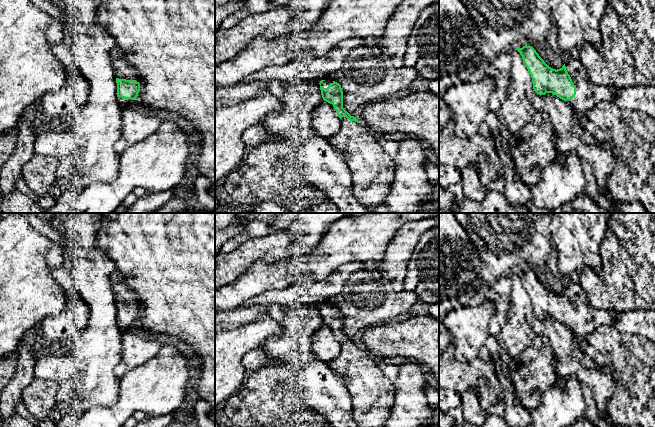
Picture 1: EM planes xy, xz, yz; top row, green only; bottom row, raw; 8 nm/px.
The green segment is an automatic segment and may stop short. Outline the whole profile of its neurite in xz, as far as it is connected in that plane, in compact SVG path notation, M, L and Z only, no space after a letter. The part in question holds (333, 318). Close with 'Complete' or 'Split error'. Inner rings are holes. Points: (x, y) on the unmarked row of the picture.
M320 305L321 319L324 325L333 329L341 343L339 356L329 362L334 372L341 376L353 399L353 417L359 427L385 427L395 401L395 387L375 363L362 351L358 343L343 332L343 315L335 305Z. Split error

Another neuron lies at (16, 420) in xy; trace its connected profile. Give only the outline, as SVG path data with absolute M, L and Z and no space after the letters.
M16 413L10 418L1 421L0 427L37 427L37 424Z

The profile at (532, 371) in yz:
M541 335L509 364L512 384L519 403L532 410L541 403L543 394L555 384L553 351L548 338Z

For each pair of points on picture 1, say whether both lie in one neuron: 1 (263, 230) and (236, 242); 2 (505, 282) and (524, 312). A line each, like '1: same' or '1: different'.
1: same
2: different

